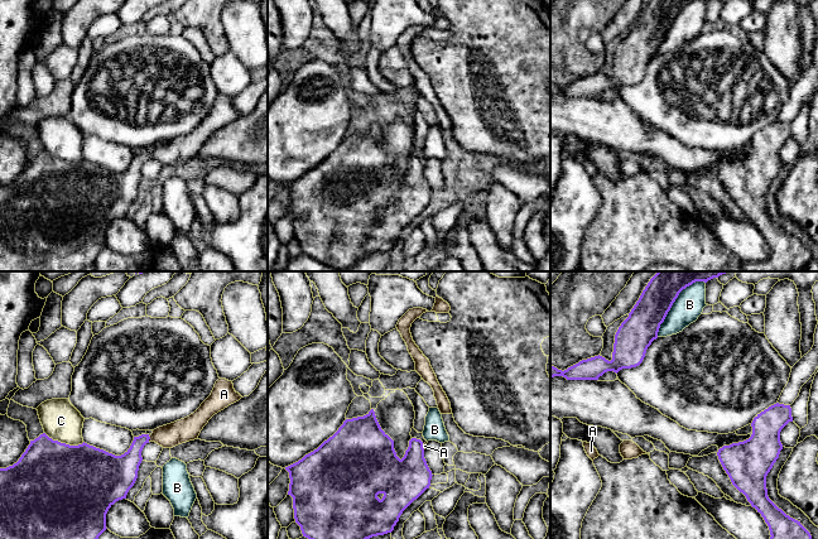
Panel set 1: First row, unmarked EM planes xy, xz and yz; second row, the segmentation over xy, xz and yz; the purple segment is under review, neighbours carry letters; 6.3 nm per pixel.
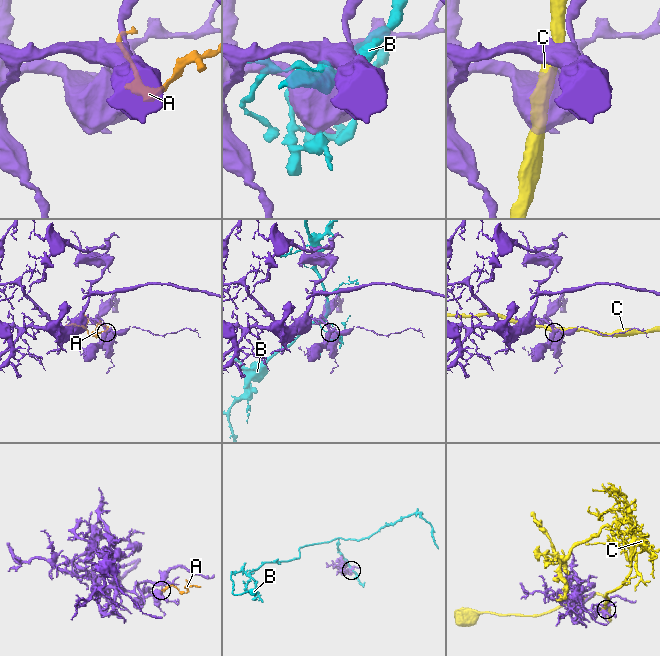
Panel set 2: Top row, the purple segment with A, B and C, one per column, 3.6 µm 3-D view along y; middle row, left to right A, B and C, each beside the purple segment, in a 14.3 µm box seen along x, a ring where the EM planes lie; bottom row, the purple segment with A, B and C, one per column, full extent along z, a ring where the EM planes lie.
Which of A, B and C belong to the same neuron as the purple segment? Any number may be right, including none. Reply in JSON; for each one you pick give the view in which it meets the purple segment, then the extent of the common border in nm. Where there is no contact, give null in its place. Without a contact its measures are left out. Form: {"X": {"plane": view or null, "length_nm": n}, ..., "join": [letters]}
{"A": {"plane": "xy", "length_nm": 40}, "join": ["A"]}

